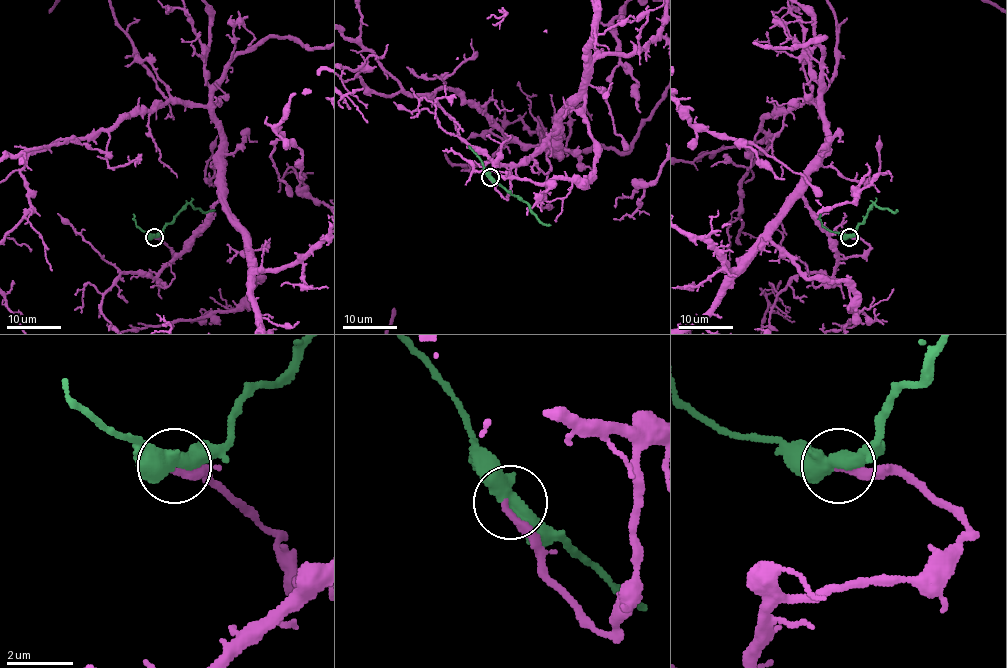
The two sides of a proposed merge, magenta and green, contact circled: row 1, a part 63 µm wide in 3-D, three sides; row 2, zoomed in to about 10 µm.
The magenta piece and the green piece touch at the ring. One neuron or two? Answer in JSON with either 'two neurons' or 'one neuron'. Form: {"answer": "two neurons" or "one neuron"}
{"answer": "two neurons"}

